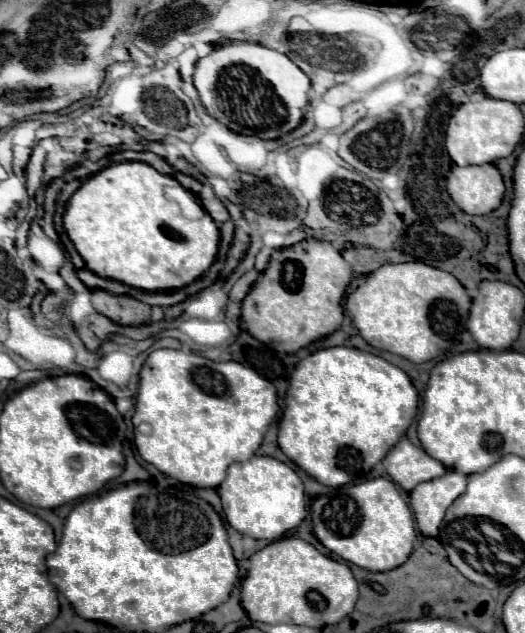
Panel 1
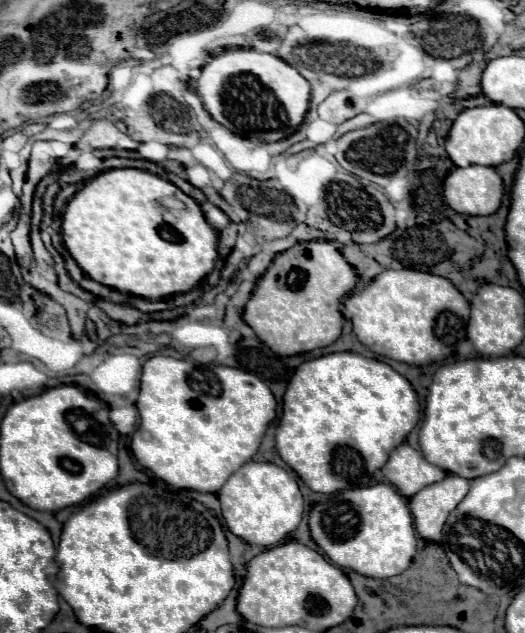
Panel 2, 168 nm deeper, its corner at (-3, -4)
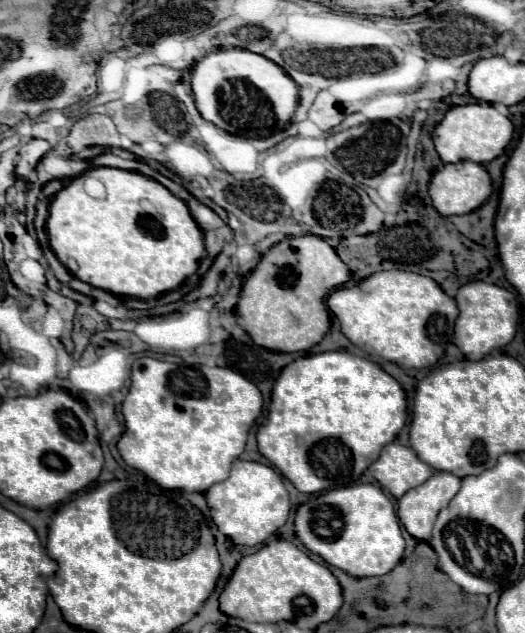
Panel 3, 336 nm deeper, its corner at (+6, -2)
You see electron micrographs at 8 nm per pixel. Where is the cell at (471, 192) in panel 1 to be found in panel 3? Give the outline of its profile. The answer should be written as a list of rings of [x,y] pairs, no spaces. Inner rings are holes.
[[[457,162],[457,164],[445,164],[439,168],[431,182],[429,182],[429,196],[433,200],[433,206],[443,216],[455,216],[455,214],[469,214],[475,208],[479,208],[489,196],[491,196],[491,178],[487,170],[477,162]]]

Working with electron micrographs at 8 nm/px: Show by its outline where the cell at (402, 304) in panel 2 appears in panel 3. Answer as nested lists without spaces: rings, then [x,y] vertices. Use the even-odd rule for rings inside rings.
[[[405,270],[375,272],[353,288],[333,290],[327,306],[337,316],[341,332],[357,348],[395,362],[399,368],[433,366],[453,340],[453,322],[459,314],[455,300],[435,280]]]

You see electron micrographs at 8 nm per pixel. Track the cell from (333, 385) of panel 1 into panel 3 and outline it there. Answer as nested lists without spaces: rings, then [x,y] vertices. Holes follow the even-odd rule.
[[[337,350],[313,356],[301,356],[287,364],[275,380],[269,416],[257,430],[259,452],[293,482],[299,492],[313,494],[339,486],[351,486],[379,458],[383,446],[391,444],[405,426],[407,402],[399,382],[379,364]]]

